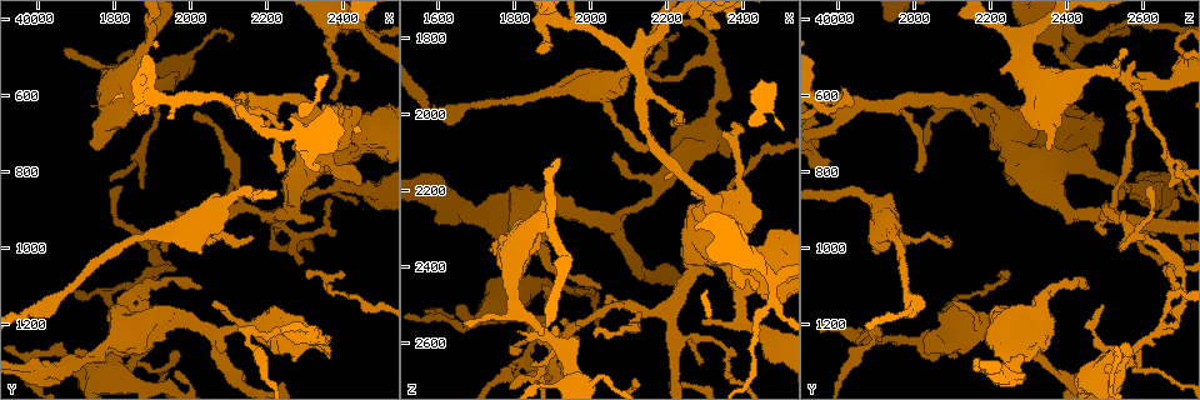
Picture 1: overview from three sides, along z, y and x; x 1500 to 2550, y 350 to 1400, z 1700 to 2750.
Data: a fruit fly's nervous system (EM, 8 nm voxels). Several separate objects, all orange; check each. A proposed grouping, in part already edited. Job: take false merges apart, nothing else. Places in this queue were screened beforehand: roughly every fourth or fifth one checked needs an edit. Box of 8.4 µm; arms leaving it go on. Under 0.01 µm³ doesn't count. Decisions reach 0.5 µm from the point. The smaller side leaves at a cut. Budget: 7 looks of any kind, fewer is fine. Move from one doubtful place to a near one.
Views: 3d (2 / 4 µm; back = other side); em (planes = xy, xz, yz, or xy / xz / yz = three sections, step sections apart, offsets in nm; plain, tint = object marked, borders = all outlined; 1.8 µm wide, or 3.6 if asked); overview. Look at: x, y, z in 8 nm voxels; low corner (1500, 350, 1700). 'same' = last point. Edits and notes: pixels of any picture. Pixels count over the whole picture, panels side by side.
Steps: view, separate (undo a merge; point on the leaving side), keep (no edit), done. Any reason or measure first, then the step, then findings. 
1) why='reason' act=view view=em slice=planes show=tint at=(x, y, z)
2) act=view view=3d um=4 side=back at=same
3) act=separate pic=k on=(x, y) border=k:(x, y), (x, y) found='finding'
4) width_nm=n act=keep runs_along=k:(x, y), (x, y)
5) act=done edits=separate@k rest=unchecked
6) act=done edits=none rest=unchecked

why='calibre changes' act=view view=em slice=planes show=tint at=(2305, 625, 2210)

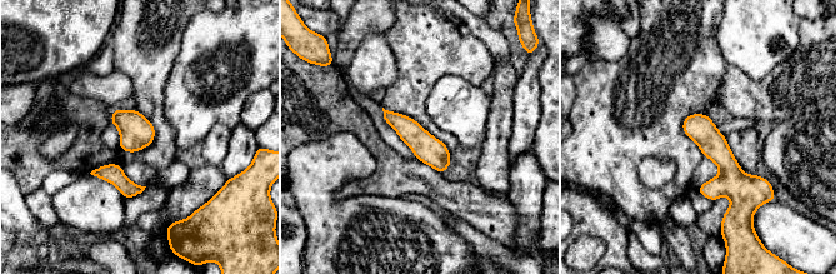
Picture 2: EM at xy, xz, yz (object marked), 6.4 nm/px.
act=keep runs_along=2:(689, 119), (726, 162), (739, 200) found='all the same neuron'

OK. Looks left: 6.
act=view view=3d um=2 side=back at=(1850, 1295, 2570)

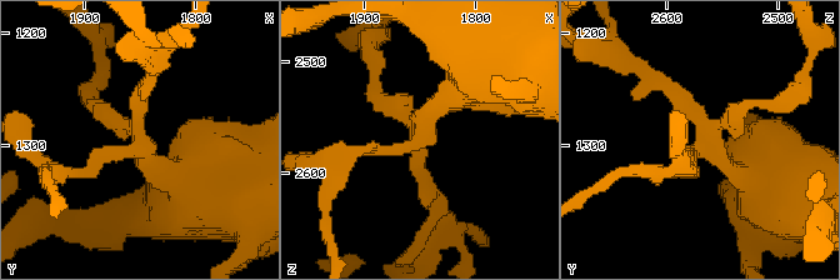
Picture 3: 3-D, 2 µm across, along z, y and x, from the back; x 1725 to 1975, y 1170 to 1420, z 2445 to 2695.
act=view view=em slice=planes show=tint at=(1852, 1296, 2566)

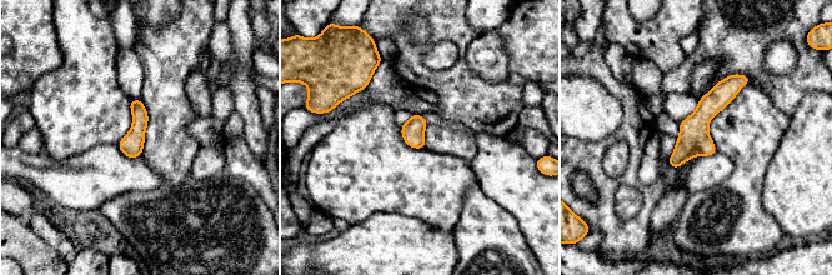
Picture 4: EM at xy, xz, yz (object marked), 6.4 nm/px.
act=keep found='continuous, no second neuron'

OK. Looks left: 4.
act=view view=em um=3.6 slice=planes show=tint at=(2035, 960, 1950)

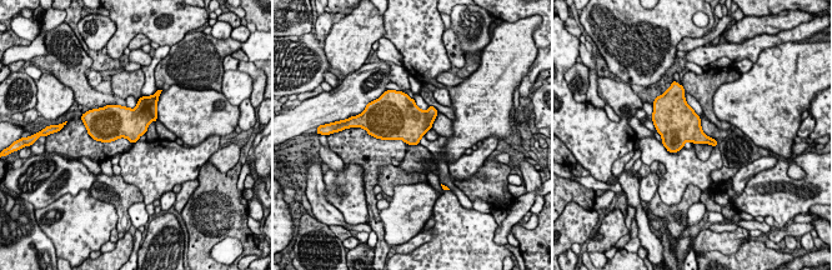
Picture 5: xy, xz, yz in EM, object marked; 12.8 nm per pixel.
act=keep found='one neuron here'

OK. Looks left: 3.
act=done edits=none rest=unchecked

